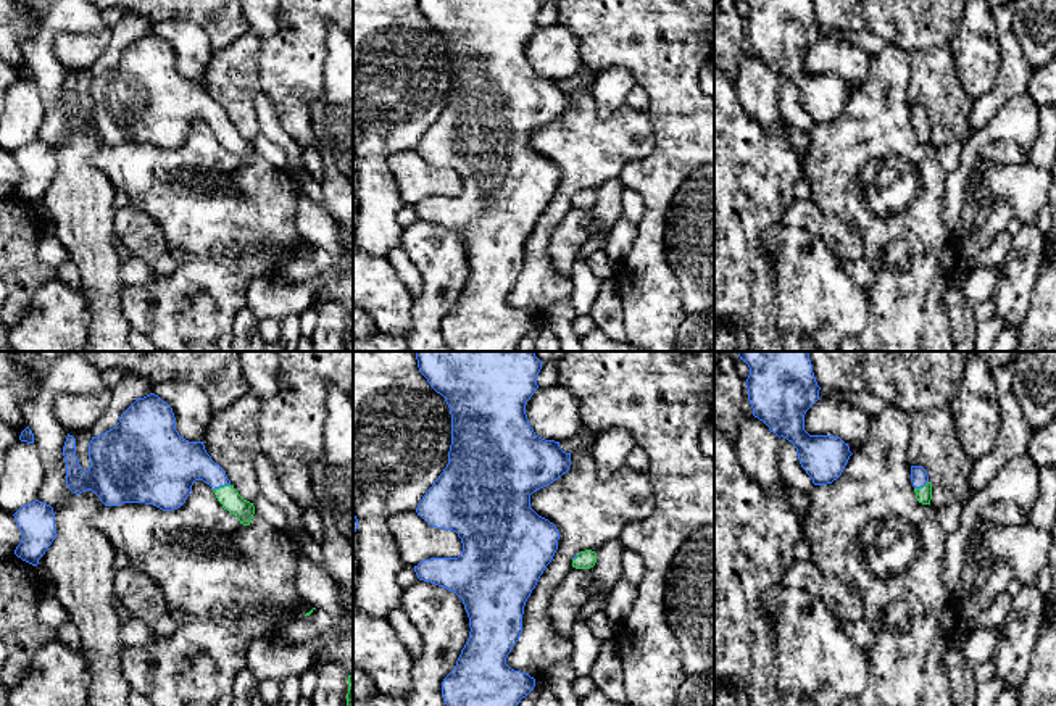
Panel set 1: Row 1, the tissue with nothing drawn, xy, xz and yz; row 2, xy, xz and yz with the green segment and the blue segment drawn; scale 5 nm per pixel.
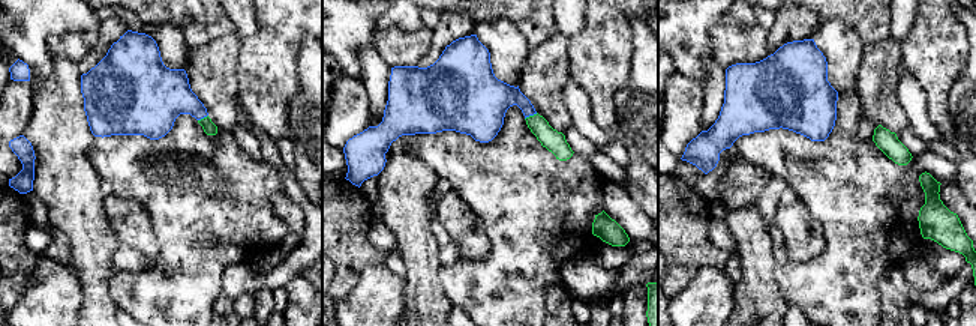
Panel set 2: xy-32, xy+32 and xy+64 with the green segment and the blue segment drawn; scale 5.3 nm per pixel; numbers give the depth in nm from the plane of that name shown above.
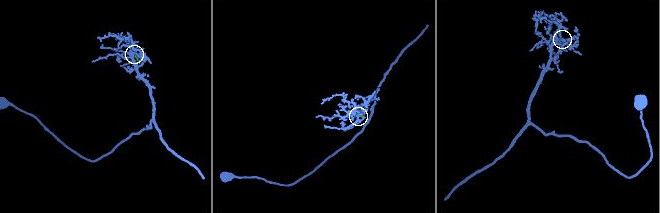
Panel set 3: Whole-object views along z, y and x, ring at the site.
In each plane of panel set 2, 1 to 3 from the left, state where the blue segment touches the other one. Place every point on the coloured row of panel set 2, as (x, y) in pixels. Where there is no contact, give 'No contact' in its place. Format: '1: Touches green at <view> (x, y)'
1: Touches green at xy-32 (204, 117)
2: Touches green at xy+32 (531, 116)
3: No contact

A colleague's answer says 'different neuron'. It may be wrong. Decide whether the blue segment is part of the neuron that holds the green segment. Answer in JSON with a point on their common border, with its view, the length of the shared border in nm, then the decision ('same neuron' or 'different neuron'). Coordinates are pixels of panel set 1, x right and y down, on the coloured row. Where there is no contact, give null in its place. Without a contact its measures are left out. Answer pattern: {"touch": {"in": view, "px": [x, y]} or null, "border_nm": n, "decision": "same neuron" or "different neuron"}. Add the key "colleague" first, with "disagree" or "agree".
{"colleague": "disagree", "touch": {"in": "xy", "px": [221, 487]}, "border_nm": 90, "decision": "same neuron"}

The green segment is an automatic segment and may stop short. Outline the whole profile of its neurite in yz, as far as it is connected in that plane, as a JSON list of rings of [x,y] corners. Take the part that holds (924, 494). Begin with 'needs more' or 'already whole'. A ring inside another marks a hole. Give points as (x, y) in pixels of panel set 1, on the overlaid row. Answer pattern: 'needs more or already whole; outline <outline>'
needs more; outline [[[911,466],[911,482],[913,482],[917,501],[922,505],[930,505],[932,484],[929,482],[927,471],[922,466]]]

